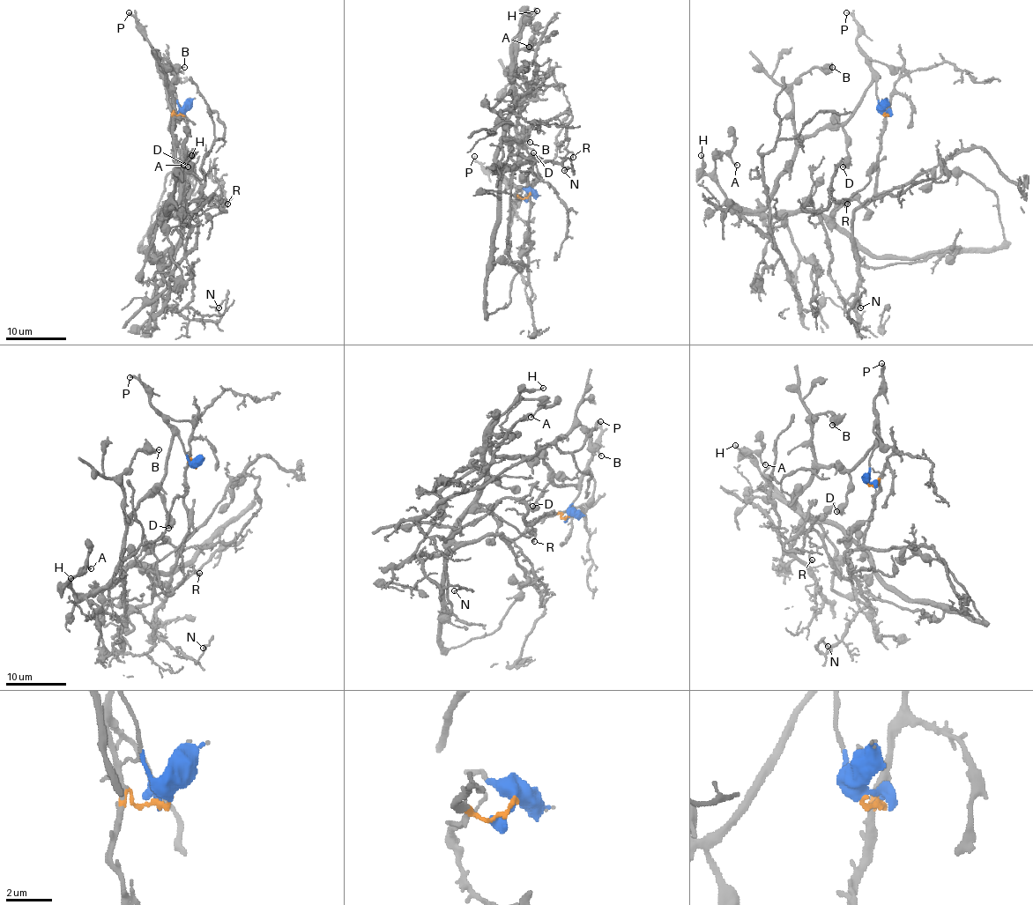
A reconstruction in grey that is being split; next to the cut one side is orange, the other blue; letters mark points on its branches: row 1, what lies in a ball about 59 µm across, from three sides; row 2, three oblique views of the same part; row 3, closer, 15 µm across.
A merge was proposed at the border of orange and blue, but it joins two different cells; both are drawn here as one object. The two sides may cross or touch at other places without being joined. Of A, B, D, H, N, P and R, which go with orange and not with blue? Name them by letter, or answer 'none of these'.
N, R

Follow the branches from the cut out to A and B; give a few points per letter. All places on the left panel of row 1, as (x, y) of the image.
A: (185, 113), (164, 81), (182, 177), (179, 200), (168, 208), (176, 170), (189, 153), (184, 166)
B: (185, 113), (178, 103), (174, 87), (164, 81), (174, 122), (174, 135), (174, 75), (170, 67), (184, 67)

